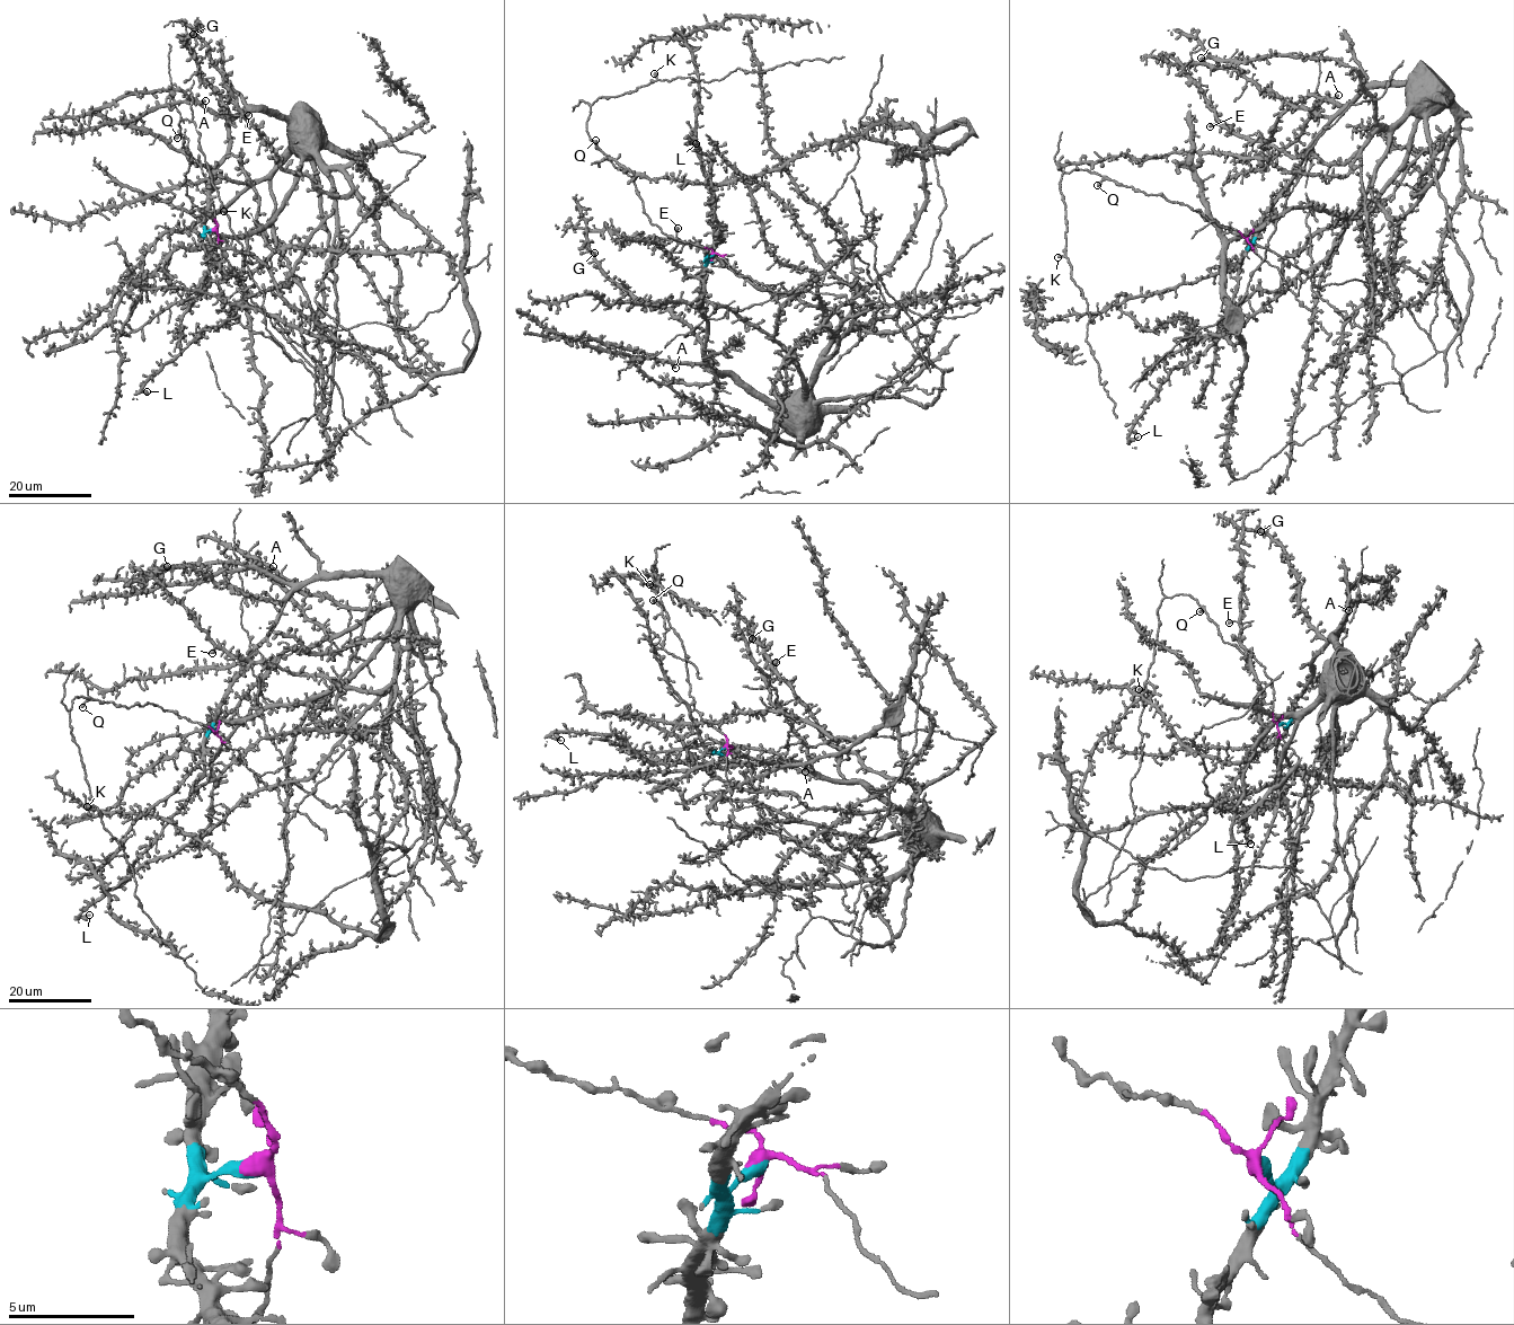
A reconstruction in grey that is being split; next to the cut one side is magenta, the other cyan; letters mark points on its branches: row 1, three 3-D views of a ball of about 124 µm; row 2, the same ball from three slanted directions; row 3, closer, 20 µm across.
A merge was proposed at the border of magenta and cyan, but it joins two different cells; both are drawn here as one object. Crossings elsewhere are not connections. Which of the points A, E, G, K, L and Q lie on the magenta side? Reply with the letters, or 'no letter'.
K, Q

